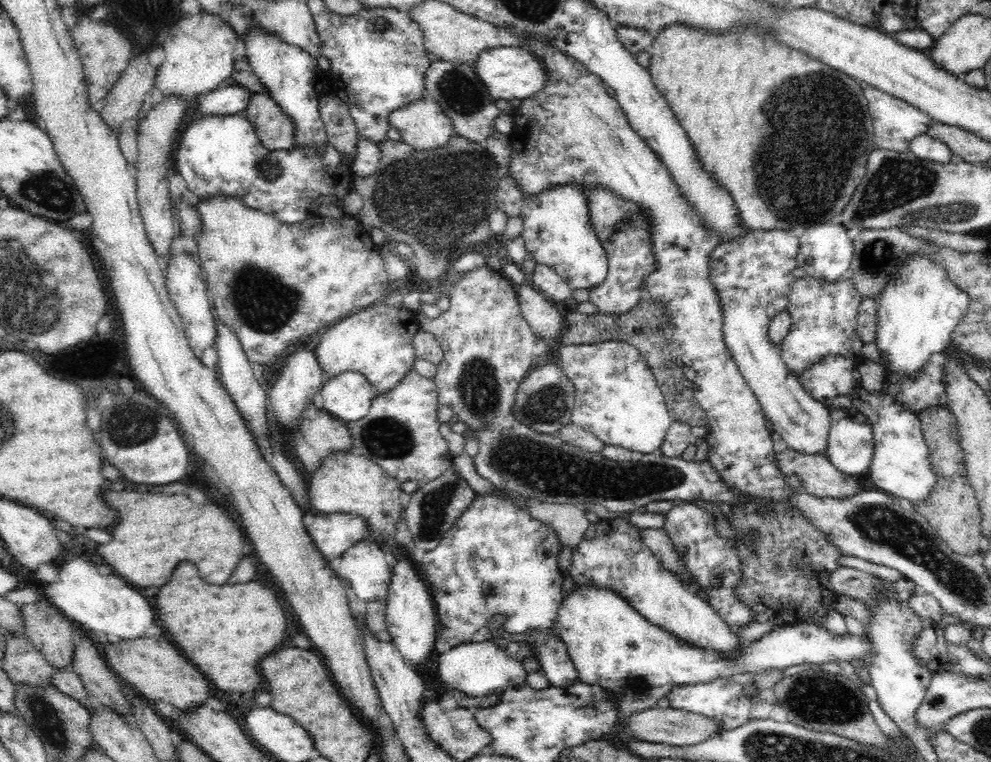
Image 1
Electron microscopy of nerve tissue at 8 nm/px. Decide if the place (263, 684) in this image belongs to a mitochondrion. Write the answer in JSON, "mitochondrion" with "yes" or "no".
{"mitochondrion":"no"}

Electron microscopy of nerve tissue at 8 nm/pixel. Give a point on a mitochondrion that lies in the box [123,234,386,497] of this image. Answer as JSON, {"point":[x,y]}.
{"point":[261,300]}

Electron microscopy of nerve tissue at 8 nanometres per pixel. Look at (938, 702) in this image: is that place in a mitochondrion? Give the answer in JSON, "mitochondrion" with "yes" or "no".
{"mitochondrion":"yes"}

